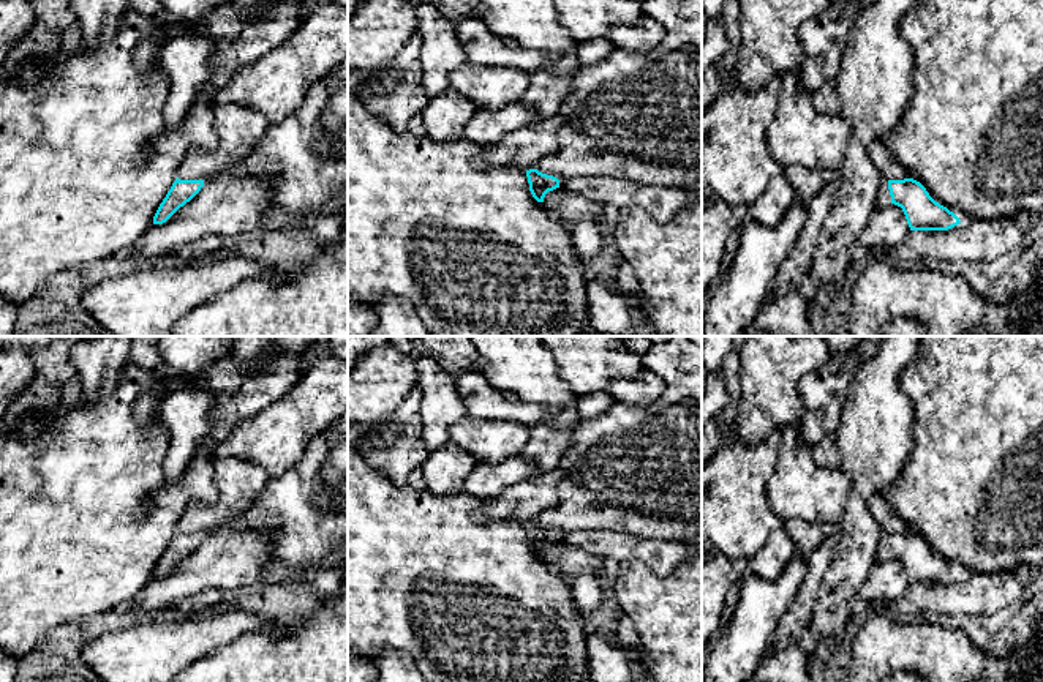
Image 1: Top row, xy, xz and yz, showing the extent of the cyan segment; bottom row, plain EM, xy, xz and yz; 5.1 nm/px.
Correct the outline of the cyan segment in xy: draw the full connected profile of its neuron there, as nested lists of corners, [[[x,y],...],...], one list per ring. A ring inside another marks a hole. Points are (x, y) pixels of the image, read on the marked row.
[[[175,178],[153,216],[153,224],[166,223],[180,207],[190,202],[202,186],[204,180]]]

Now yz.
[[[913,178],[882,182],[877,208],[890,204],[902,208],[910,230],[948,230],[961,224],[953,212],[936,202]]]

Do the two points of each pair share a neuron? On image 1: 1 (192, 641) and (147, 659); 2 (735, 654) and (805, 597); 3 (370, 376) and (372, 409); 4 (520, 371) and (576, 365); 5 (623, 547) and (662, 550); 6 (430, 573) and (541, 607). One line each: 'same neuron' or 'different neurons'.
1: same neuron
2: different neurons
3: same neuron
4: different neurons
5: same neuron
6: same neuron

